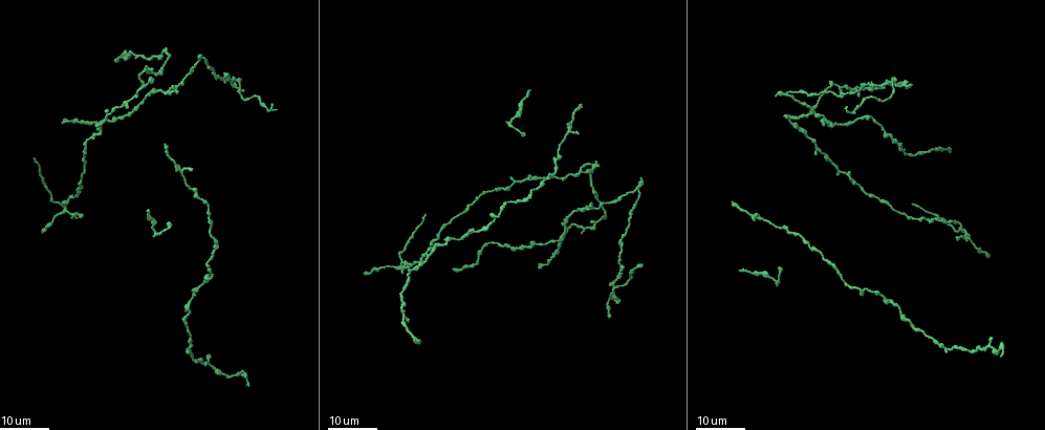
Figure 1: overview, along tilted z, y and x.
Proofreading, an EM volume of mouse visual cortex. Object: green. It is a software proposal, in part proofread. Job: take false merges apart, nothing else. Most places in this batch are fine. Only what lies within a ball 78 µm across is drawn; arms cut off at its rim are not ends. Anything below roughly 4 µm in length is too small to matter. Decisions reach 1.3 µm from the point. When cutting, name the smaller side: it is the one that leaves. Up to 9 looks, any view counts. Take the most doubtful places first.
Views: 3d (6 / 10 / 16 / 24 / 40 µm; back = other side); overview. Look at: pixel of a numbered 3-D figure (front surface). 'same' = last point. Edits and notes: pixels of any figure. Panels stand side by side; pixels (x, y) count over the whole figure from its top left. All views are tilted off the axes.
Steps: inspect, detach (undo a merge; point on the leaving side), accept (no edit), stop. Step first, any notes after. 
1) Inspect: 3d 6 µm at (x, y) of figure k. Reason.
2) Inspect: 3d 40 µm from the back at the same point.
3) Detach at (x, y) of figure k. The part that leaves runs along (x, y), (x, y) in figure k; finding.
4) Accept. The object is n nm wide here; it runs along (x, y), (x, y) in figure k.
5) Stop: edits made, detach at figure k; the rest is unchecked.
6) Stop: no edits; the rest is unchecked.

Inspect: 3d 16 µm at (964, 230) of figure 1. Three arms meet.

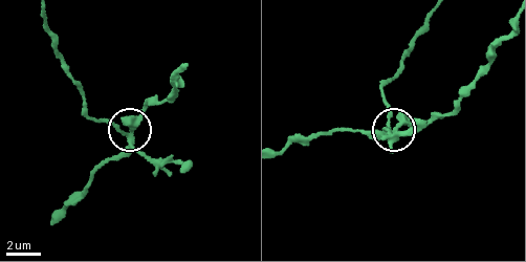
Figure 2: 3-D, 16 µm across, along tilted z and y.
Inspect: 3d 10 µm at (124, 135) of figure 2.

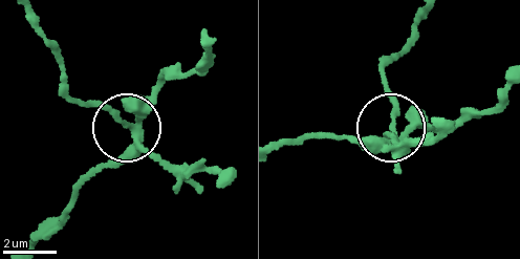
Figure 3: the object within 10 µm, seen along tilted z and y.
Detach at (109, 110) of figure 3. The side arm is 9 µm long; the part that leaves runs along (135, 132), (70, 95), (29, 13) in figure 3; a second cell is stuck on.

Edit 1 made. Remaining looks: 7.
Inspect: overview.

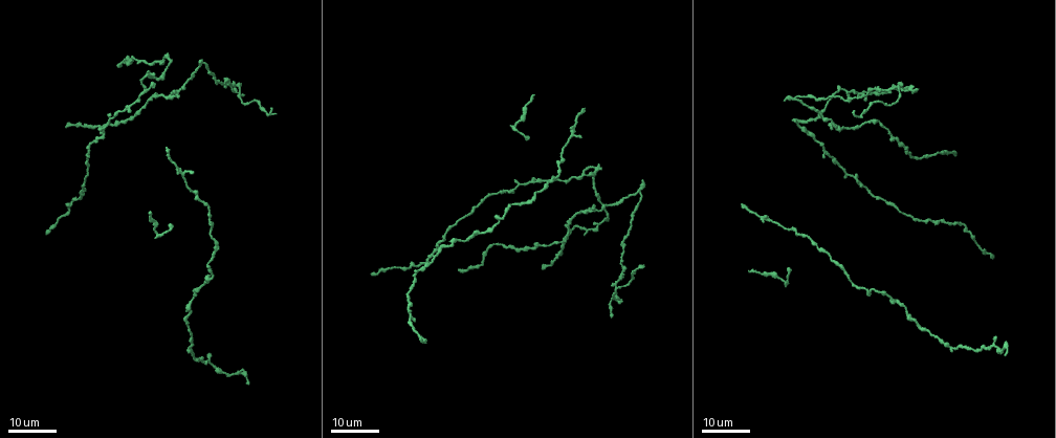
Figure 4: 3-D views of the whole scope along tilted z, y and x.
Inspect: 3d 16 µm at (831, 122) of figure 4. Four-way junction.

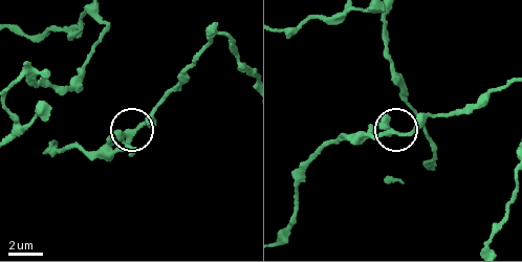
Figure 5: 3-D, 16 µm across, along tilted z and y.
Inspect: 3d 10 µm at (129, 134) of figure 5.

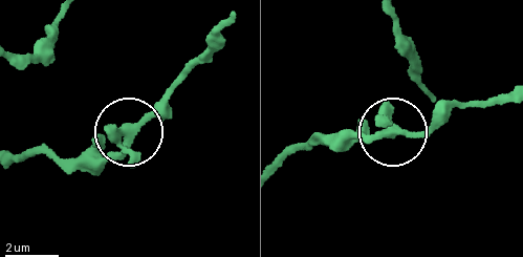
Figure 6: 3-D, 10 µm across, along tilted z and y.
Accept. 4 arms meet here; one cell here.

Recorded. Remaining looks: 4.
Inspect: 3d 16 µm at (799, 132) of figure 1.

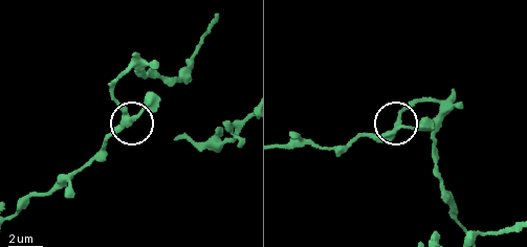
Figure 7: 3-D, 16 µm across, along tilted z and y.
Inspect: 3d 6 µm at (403, 125) of figure 7.

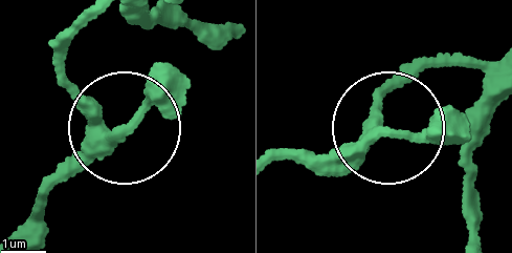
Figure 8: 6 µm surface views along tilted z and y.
Inspect: 3d 6 µm from the back at (125, 126) of figure 8.

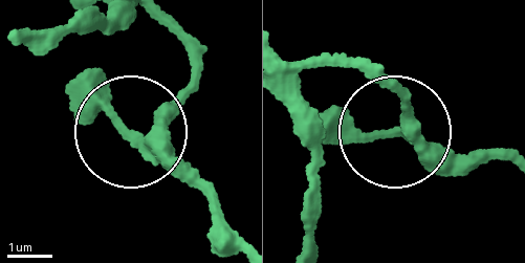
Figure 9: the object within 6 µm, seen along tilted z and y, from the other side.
Accept. The side arm is 57 µm long; continuous, no second cell.

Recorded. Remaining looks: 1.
Stop: edits made, detach at figure 3; the rest is unchecked.

